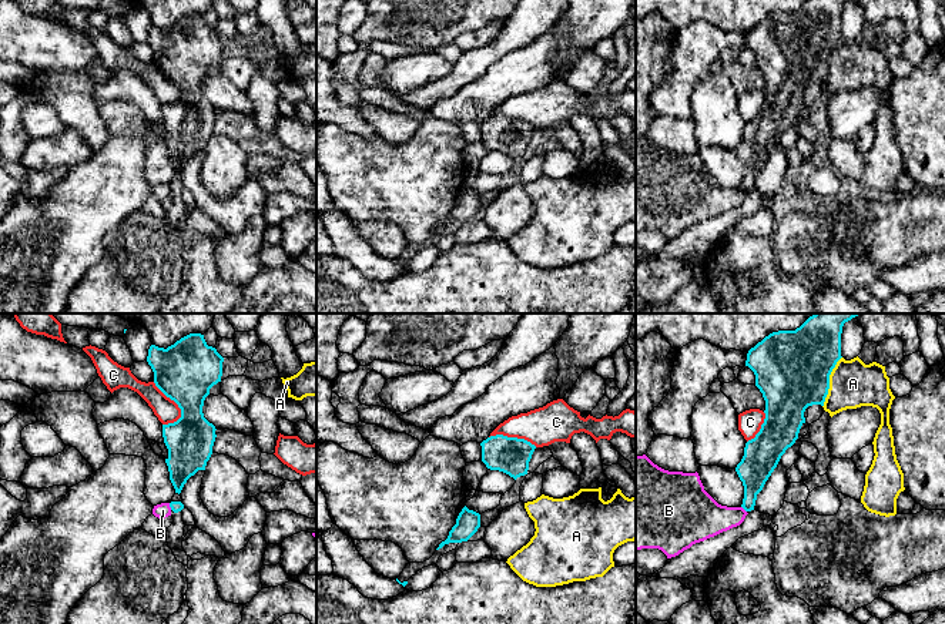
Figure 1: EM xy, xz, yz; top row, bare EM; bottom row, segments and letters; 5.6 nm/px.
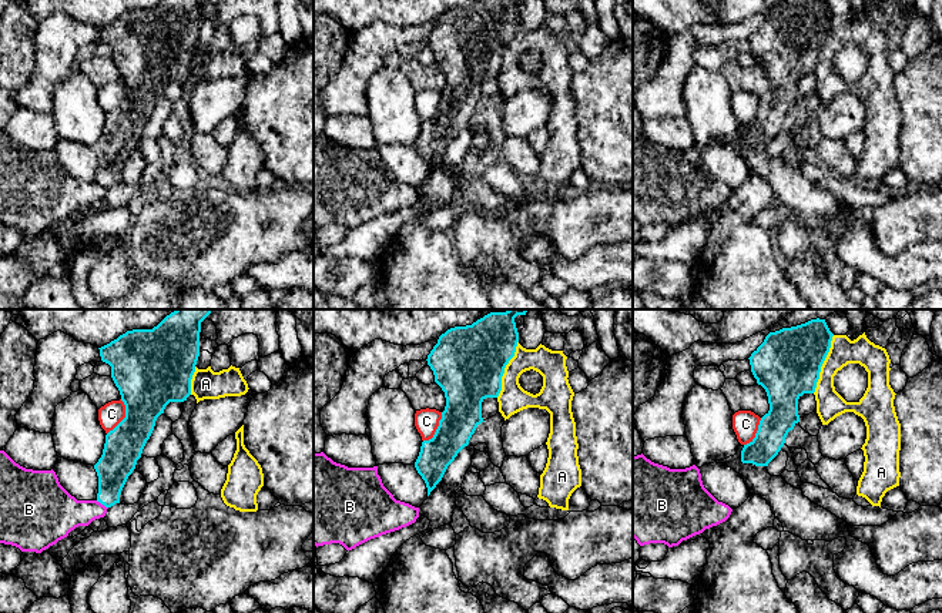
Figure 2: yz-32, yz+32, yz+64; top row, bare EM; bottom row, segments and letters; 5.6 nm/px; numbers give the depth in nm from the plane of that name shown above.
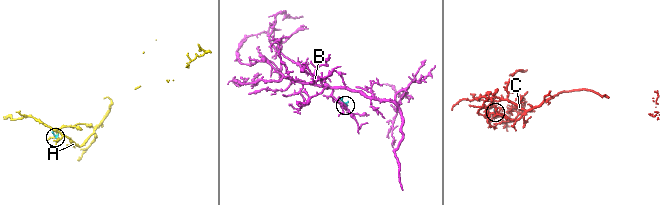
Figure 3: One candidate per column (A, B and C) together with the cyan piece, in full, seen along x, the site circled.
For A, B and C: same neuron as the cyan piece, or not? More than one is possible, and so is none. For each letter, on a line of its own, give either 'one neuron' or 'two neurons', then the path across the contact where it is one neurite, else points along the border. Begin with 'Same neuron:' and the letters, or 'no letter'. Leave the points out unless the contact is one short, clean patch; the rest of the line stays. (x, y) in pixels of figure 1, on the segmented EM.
Same neuron: no letter
A: two neurons; border yz (841, 356), (830, 375), (830, 388), (823, 406)
B: two neurons; border xy (168, 503), (171, 509)
C: two neurons; border xy (153, 382), (180, 409), (180, 418), (176, 422)

